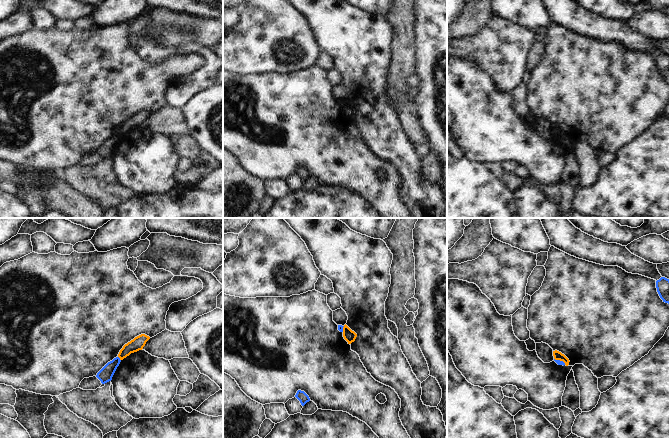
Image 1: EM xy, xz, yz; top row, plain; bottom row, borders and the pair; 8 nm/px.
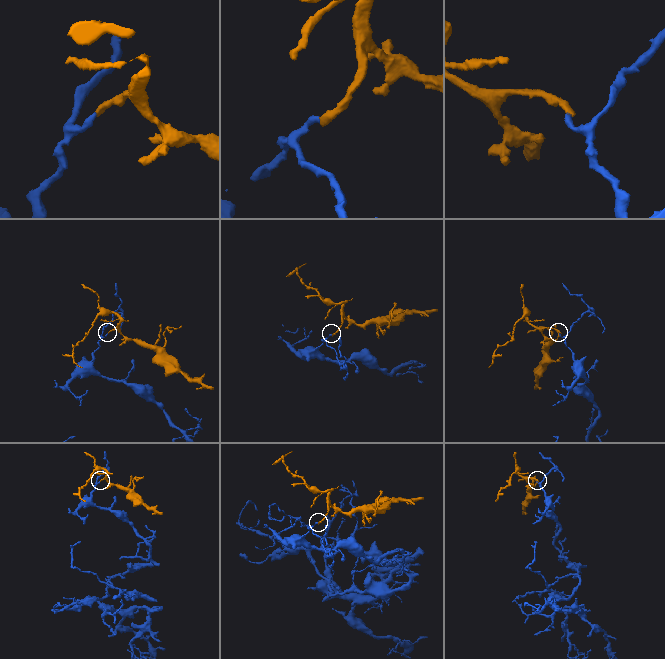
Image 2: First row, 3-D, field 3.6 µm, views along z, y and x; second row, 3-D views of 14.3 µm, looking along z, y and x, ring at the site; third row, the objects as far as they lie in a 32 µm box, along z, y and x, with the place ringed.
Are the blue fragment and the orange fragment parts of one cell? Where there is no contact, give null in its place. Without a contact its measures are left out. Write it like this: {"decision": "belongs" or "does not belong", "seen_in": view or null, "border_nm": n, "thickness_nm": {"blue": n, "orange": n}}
{"decision": "does not belong", "seen_in": "xy", "border_nm": 40, "thickness_nm": {"blue": 120, "orange": 100}}

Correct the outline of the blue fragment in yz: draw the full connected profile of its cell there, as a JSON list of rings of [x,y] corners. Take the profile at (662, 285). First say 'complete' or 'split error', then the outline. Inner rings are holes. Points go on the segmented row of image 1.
complete; [[[661,277],[656,281],[656,288],[663,302],[669,304],[669,279]]]

